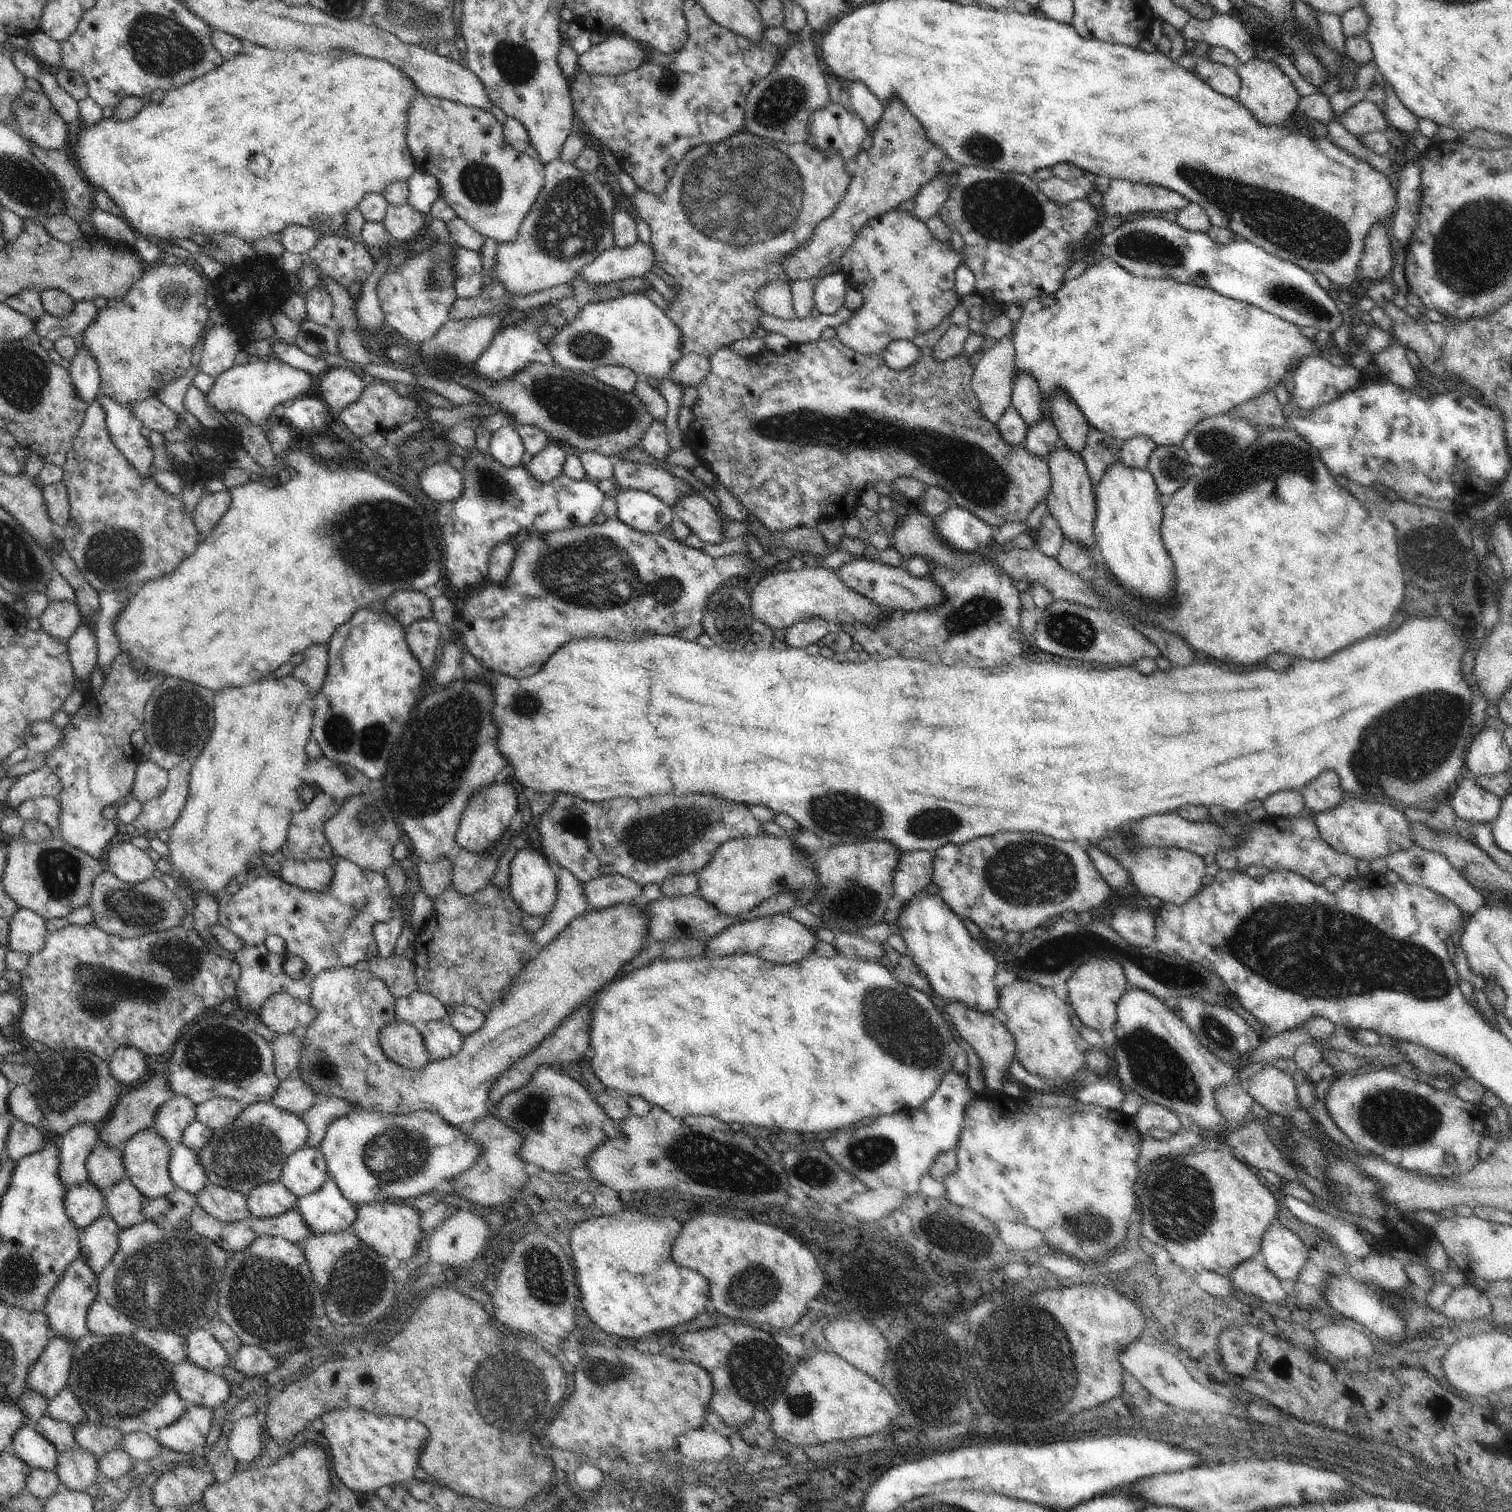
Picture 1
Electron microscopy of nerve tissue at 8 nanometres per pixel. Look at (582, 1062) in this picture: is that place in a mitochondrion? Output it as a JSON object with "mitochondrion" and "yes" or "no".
{"mitochondrion":"no"}

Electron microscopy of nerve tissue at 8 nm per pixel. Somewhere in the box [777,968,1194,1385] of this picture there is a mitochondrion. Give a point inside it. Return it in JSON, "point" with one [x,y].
{"point":[903,1026]}

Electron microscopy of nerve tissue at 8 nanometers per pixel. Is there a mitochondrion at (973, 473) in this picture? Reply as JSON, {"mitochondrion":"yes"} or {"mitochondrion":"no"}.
{"mitochondrion":"yes"}

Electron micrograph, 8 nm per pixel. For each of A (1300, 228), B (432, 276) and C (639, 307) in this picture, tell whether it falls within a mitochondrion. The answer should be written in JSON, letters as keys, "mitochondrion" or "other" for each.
{"A":"mitochondrion","B":"mitochondrion","C":"other"}

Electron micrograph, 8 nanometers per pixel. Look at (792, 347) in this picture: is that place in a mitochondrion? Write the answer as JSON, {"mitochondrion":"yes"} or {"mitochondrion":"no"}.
{"mitochondrion":"no"}

